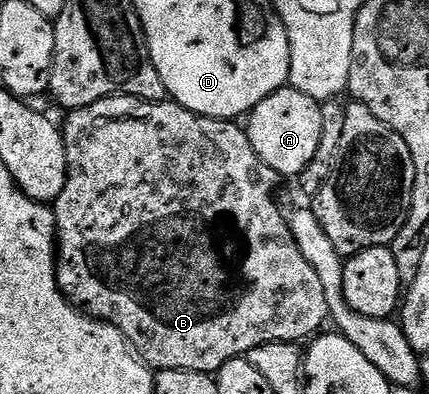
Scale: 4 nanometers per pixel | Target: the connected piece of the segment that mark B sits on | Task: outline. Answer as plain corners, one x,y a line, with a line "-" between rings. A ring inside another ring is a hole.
111,95
77,111
68,112
64,117
67,179
63,191
51,204
57,226
57,286
66,299
80,307
86,315
118,327
141,362
154,372
187,369
216,373
223,365
227,365
227,361
248,356
249,351
259,345
275,341
305,341
324,328
321,326
327,323
329,310
327,300
323,297
323,284
319,282
315,269
307,265
307,257
299,253
299,245
295,245
295,237
285,222
282,208
277,208
273,200
273,190
277,187
279,176
257,156
244,126
228,119
196,115
172,101
148,103
146,99
136,99
134,95

